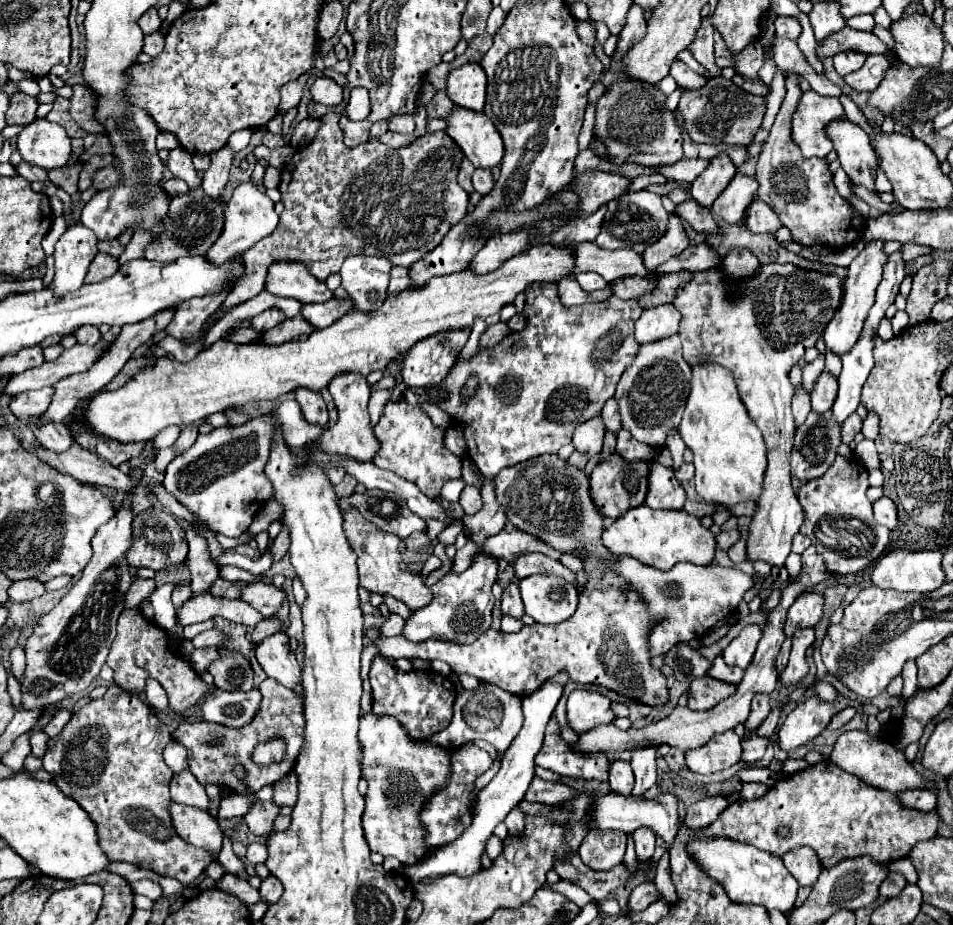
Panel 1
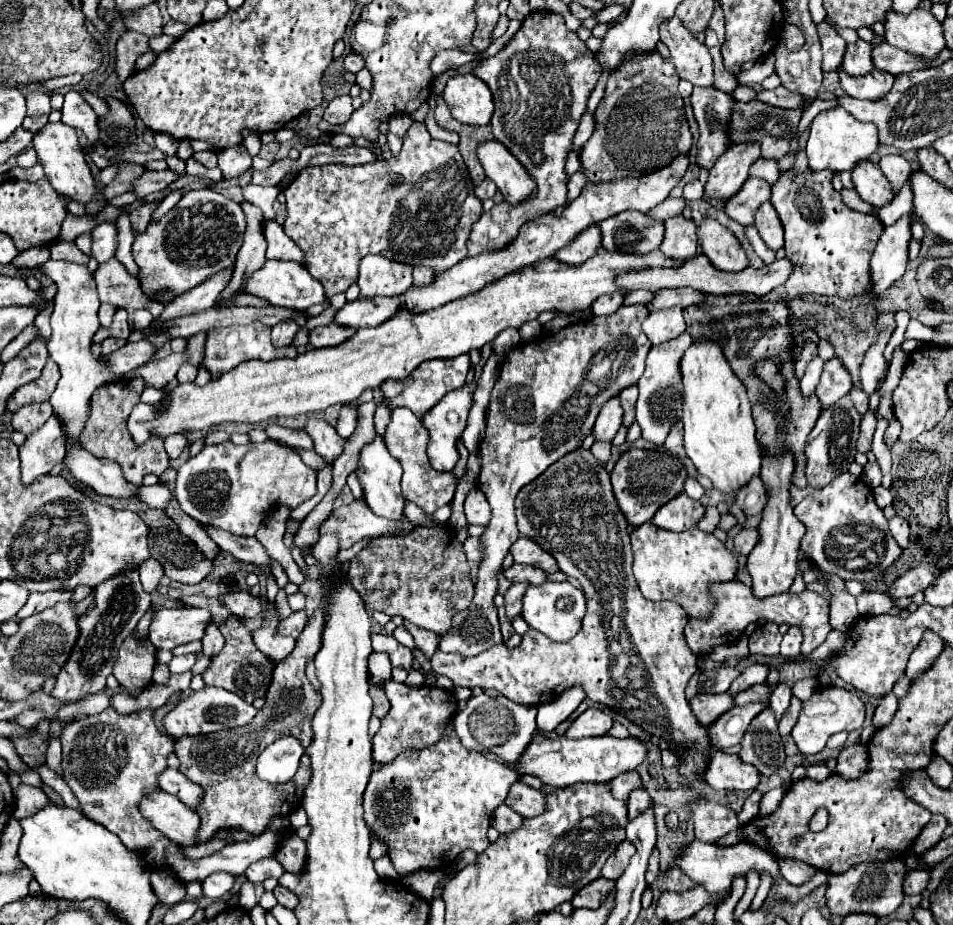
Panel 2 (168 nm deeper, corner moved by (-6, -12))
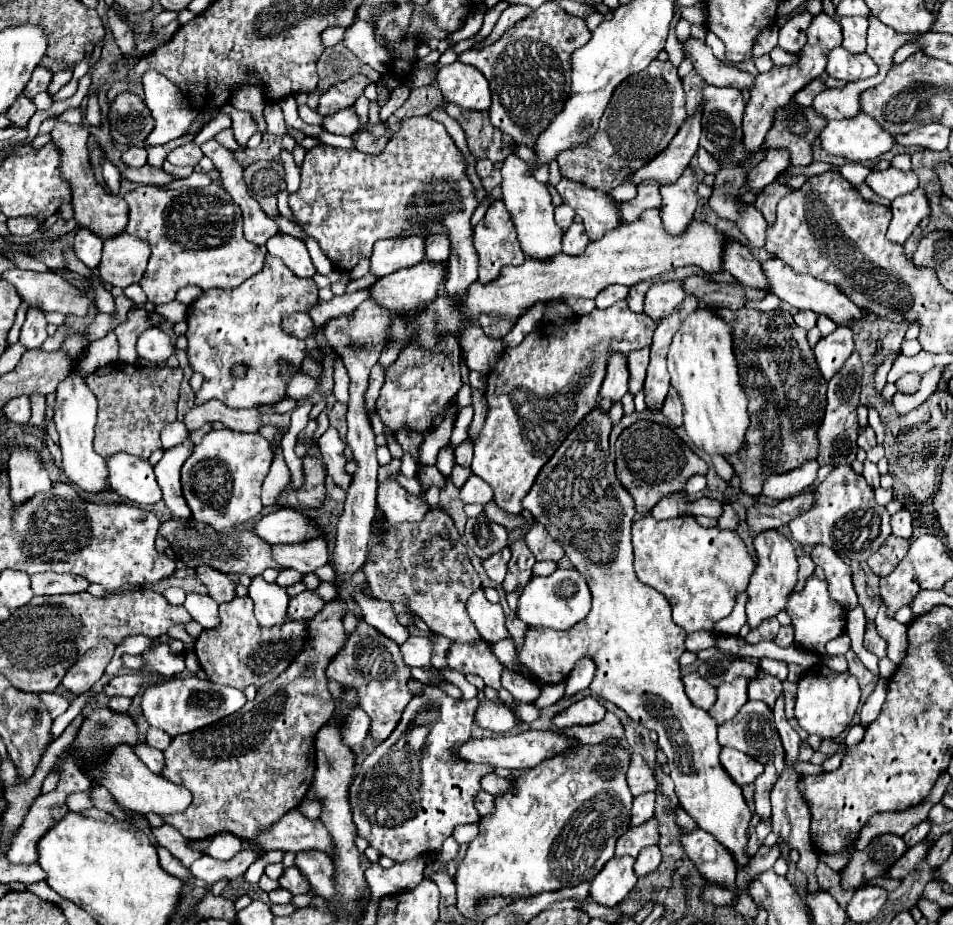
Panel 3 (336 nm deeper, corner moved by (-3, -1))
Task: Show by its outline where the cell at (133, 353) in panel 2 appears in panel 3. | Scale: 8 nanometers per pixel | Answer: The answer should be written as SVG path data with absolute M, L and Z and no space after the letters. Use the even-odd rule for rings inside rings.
M148 328L140 334L136 342L136 352L140 358L150 362L164 362L174 354L174 346L170 344L170 336L160 328Z

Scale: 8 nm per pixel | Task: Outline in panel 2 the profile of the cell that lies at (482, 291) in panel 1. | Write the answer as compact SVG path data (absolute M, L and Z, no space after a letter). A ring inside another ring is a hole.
M603 247L597 249L593 257L589 257L583 265L567 265L557 259L545 259L537 261L533 265L527 265L525 269L507 273L505 277L493 281L491 285L485 285L477 293L465 295L461 299L455 299L451 303L445 303L443 307L413 315L407 311L399 311L389 321L381 323L379 327L367 327L357 331L345 345L337 347L321 347L321 349L307 349L297 359L273 359L273 361L245 361L237 369L231 369L229 373L223 373L221 379L209 381L205 387L197 387L195 383L177 385L167 393L165 403L157 405L145 405L139 403L131 417L129 417L129 431L137 443L145 443L149 439L149 431L157 437L169 437L173 433L183 431L205 431L211 425L227 423L227 421L245 421L245 423L259 423L271 417L281 415L303 415L303 413L315 413L323 411L329 405L335 403L349 403L355 401L365 389L373 387L377 389L387 379L405 379L415 367L419 367L423 361L431 359L449 359L457 357L461 353L469 353L471 349L481 349L485 343L493 341L503 329L515 327L519 329L525 321L533 321L543 311L559 311L559 313L577 313L591 309L593 301L605 293L621 291L623 287L615 283L619 273L625 271L643 271L651 267L681 267L683 261L665 257L659 249L651 251L647 255L639 253L621 253L621 251L607 251Z

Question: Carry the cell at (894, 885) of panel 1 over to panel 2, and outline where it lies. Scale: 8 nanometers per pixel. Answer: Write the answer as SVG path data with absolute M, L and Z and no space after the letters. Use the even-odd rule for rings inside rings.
M927 869L909 871L907 877L905 877L905 883L903 883L905 895L919 895L919 893L923 893L927 889L927 883L929 883L929 871Z

